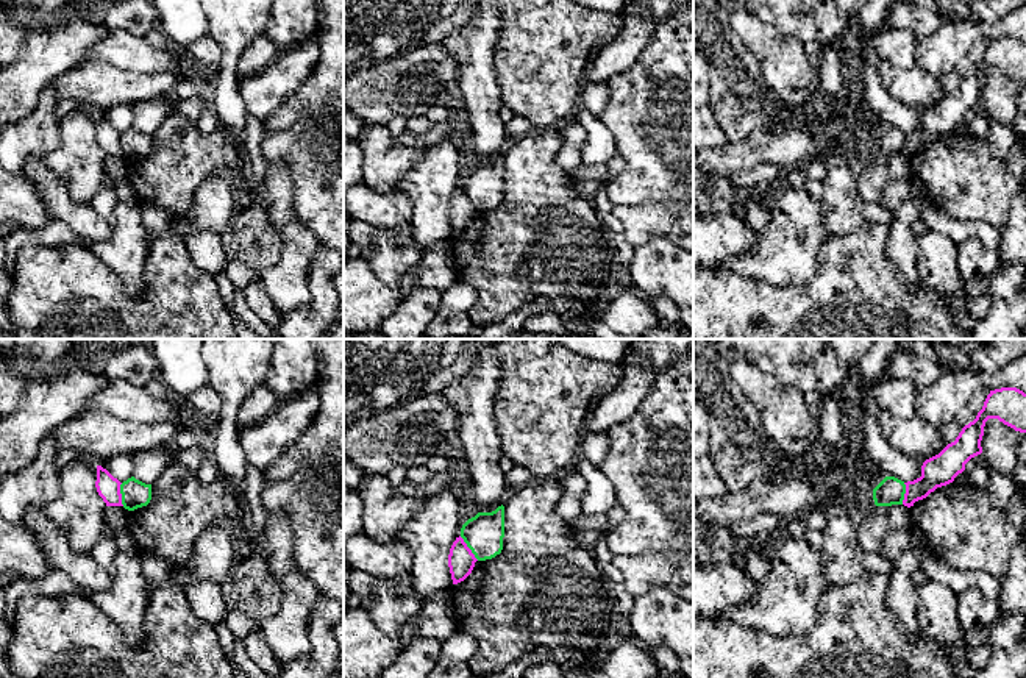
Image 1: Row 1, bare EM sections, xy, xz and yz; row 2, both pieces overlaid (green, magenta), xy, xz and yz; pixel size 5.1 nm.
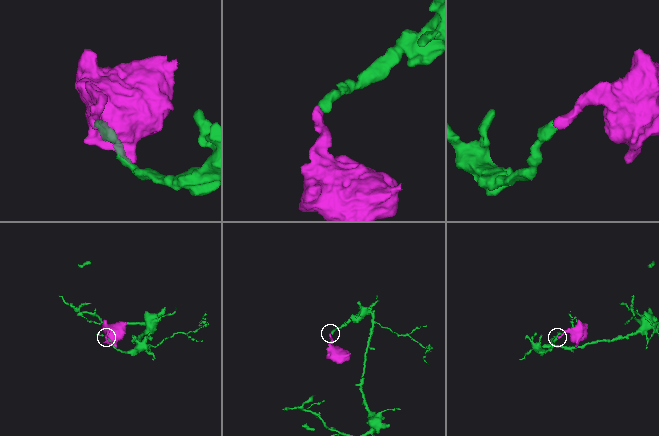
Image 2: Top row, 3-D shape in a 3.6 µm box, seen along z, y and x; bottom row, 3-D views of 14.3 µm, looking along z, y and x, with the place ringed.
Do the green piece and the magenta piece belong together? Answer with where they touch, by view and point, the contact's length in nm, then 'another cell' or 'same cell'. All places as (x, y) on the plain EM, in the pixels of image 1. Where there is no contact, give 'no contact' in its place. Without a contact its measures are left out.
xz (469, 197) | 160 nm | another cell

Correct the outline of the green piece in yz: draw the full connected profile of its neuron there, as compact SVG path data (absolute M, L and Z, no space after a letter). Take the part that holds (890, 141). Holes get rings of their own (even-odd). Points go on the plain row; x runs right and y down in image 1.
M885 127L875 139L873 150L876 156L903 155L906 144L904 131L895 127Z

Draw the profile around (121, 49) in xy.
M122 30L109 31L86 59L105 61L139 73L170 72L181 81L186 80L180 61L167 48L153 48L145 39Z

